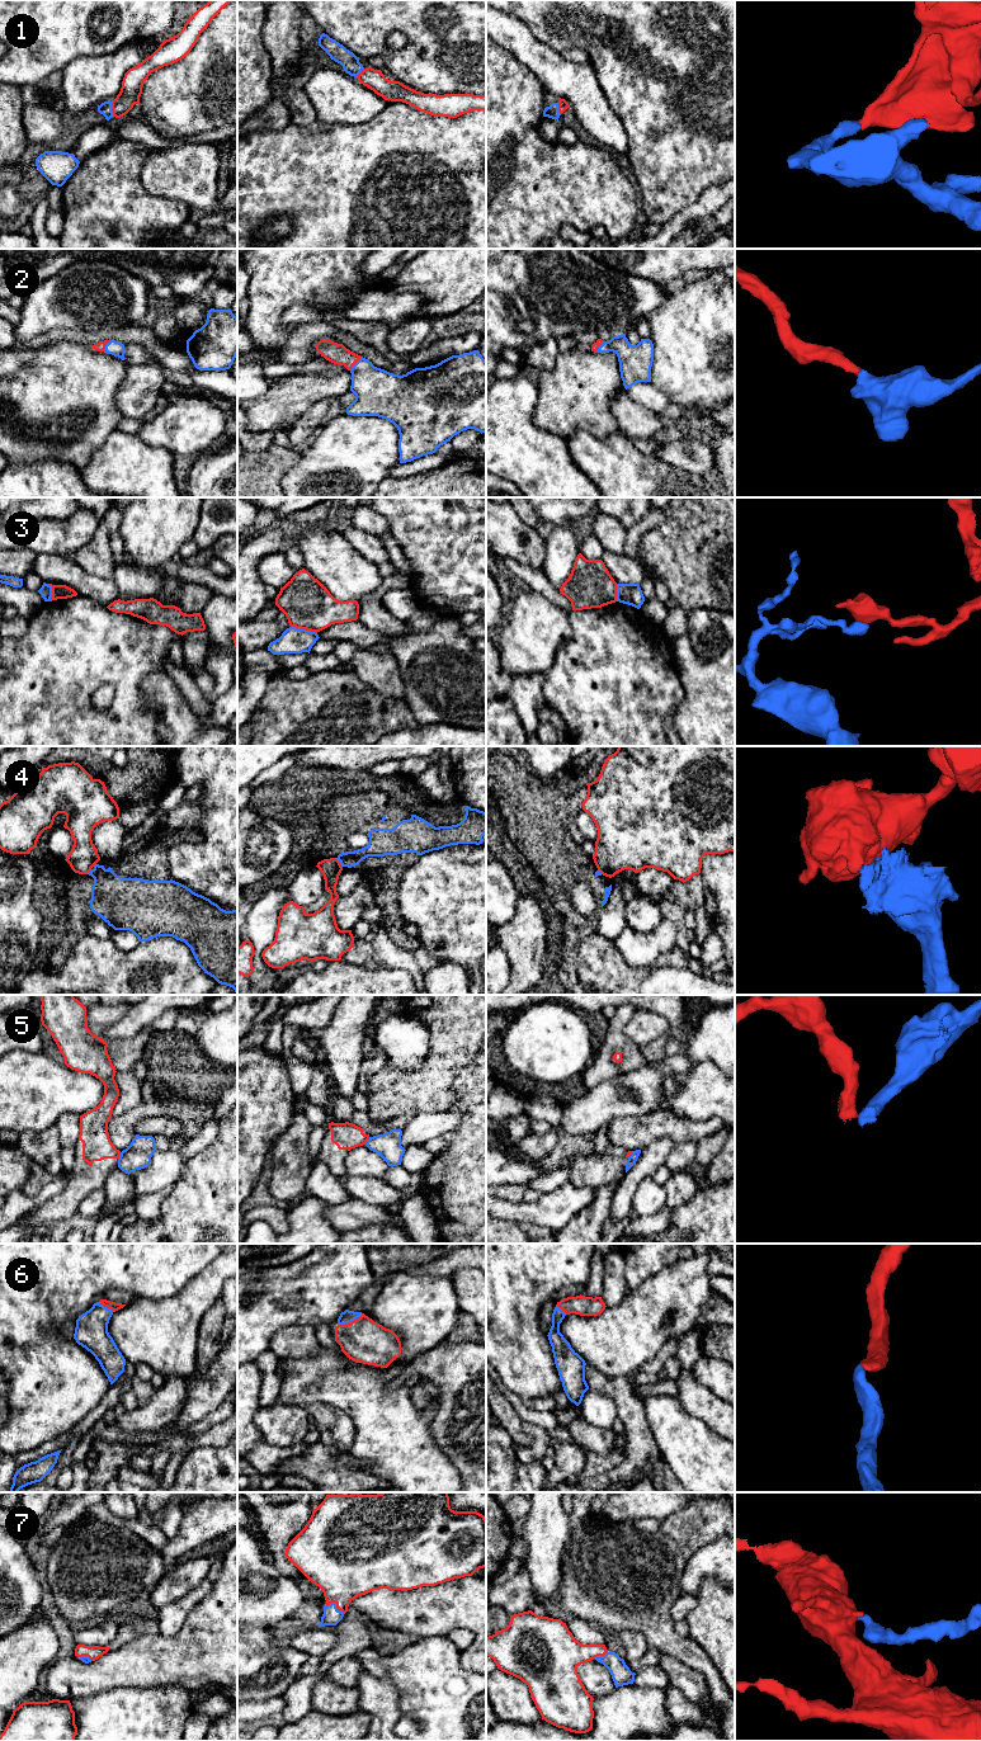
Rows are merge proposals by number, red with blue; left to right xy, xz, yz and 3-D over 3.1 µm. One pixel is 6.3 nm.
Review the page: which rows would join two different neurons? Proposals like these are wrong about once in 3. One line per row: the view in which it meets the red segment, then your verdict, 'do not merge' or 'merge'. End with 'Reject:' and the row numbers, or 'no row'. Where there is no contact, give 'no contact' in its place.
1: xy | merge
2: xz | merge
3: xz | do not merge
4: xz | do not merge
5: xz | do not merge
6: xz | merge
7: xz | merge
Reject: 3, 4, 5

